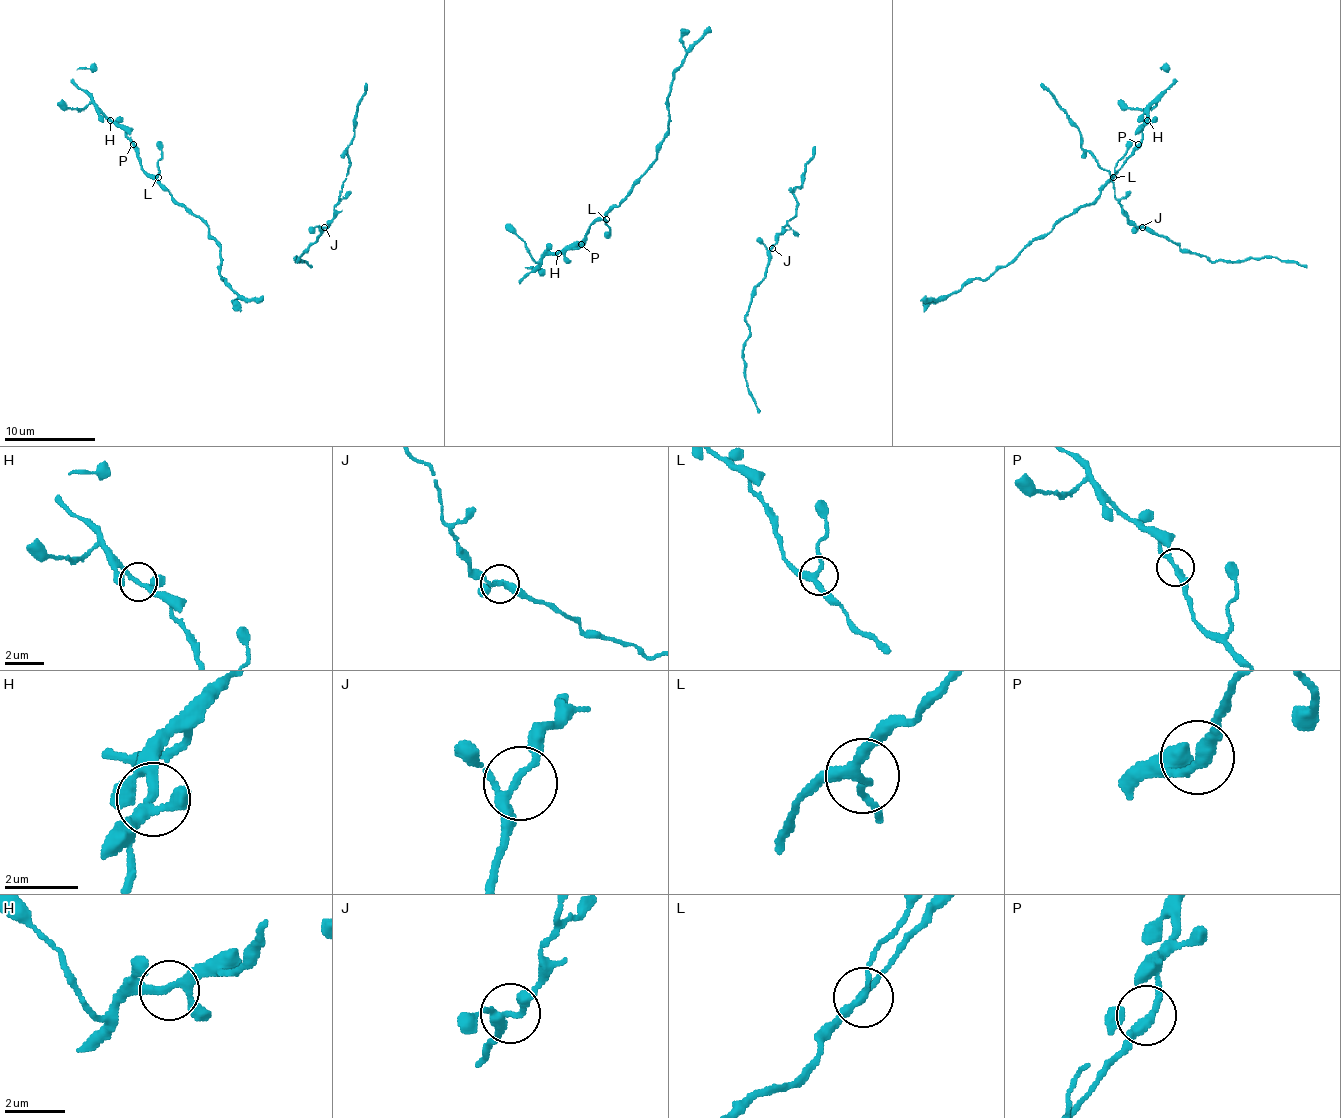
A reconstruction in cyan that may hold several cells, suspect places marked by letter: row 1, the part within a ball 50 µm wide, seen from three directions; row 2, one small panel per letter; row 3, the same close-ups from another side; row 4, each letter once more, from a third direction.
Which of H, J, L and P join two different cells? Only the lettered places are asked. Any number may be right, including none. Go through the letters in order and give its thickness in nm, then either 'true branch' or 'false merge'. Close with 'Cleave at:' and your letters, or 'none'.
H: calibre 220 nm; true branch
J: calibre 200 nm; true branch
L: calibre 240 nm; true branch
P: calibre 280 nm; true branch
Cleave at: none

